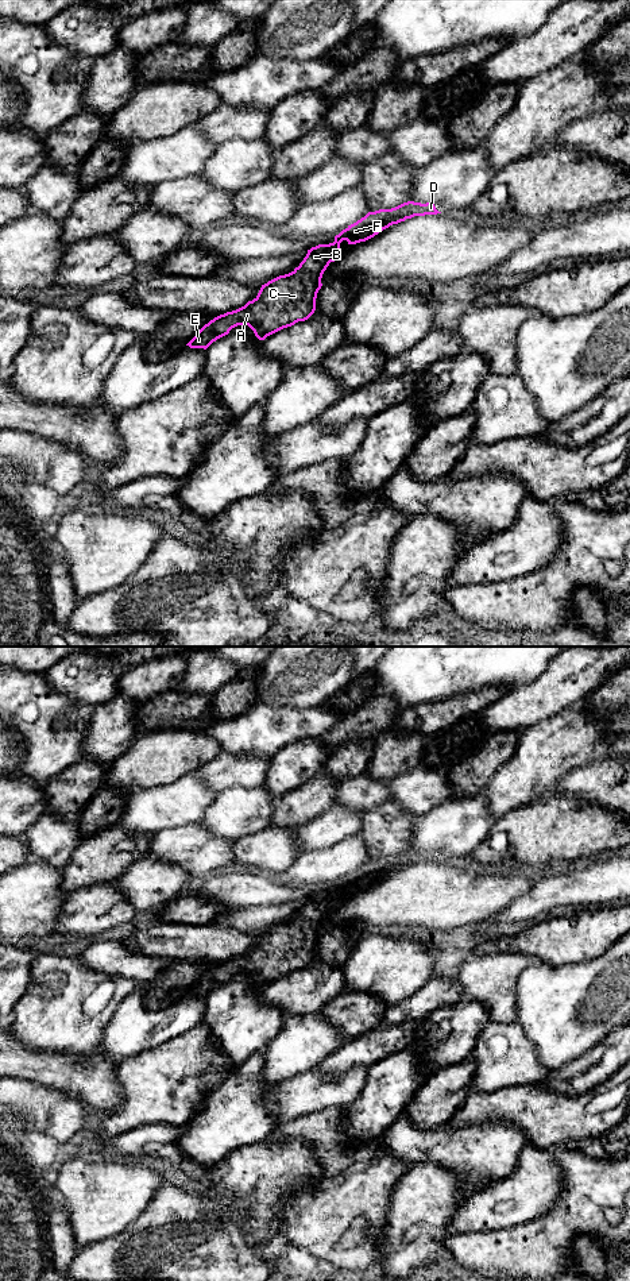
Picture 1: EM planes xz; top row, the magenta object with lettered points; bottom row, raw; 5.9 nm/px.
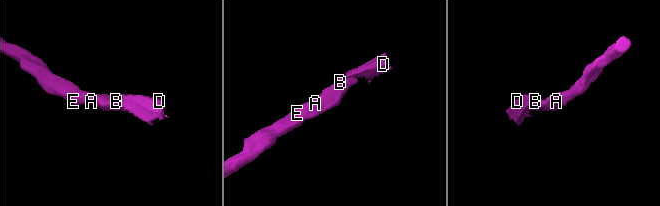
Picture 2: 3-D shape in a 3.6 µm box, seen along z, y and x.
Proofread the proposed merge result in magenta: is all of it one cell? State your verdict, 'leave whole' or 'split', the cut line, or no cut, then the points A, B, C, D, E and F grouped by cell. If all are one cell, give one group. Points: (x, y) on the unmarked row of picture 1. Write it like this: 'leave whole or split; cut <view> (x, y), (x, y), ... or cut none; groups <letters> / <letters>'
leave whole; cut none; groups A B C D E F

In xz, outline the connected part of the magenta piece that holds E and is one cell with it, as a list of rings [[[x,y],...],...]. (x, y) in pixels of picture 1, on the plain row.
[[[414,849],[403,850],[391,857],[368,860],[336,883],[333,891],[318,892],[308,898],[304,908],[291,921],[262,933],[252,949],[210,968],[186,993],[206,998],[237,973],[248,973],[259,988],[264,988],[283,976],[308,968],[316,958],[322,922],[329,911],[340,904],[343,888],[347,888],[348,892],[356,892],[406,867],[437,861],[441,860],[436,857],[433,850]]]

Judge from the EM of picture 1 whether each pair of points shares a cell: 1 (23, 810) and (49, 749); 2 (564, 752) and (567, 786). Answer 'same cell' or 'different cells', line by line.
1: different cells
2: different cells

